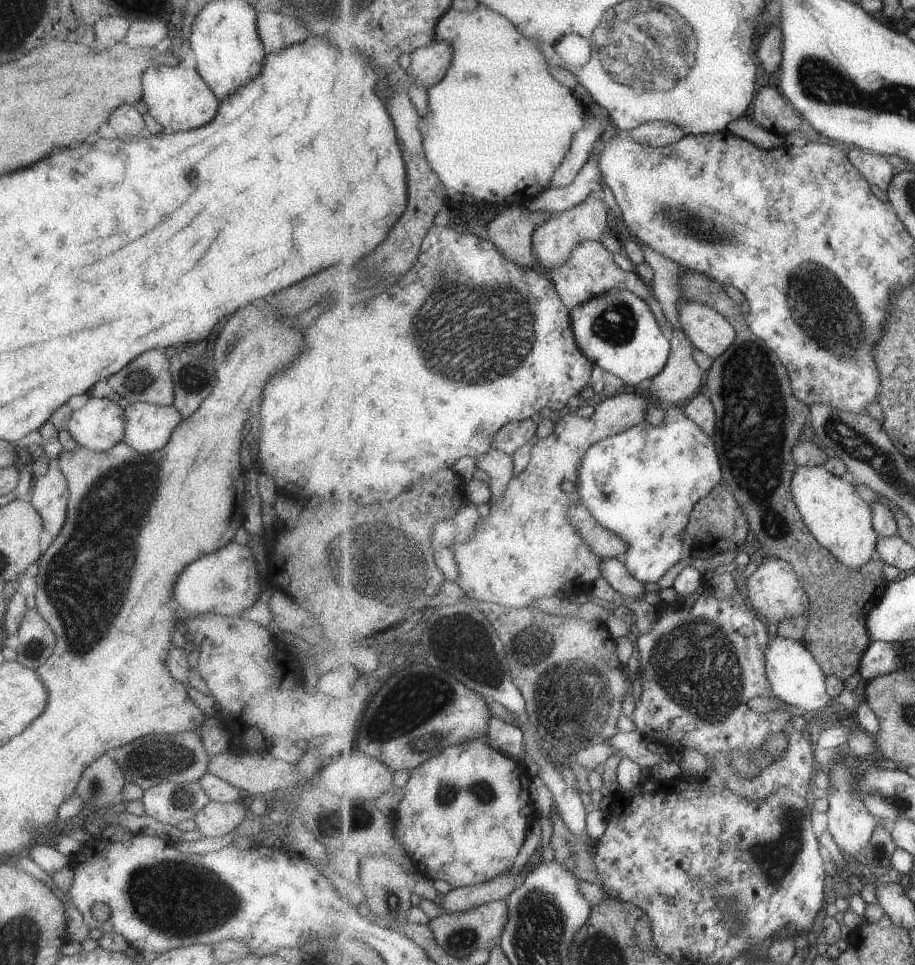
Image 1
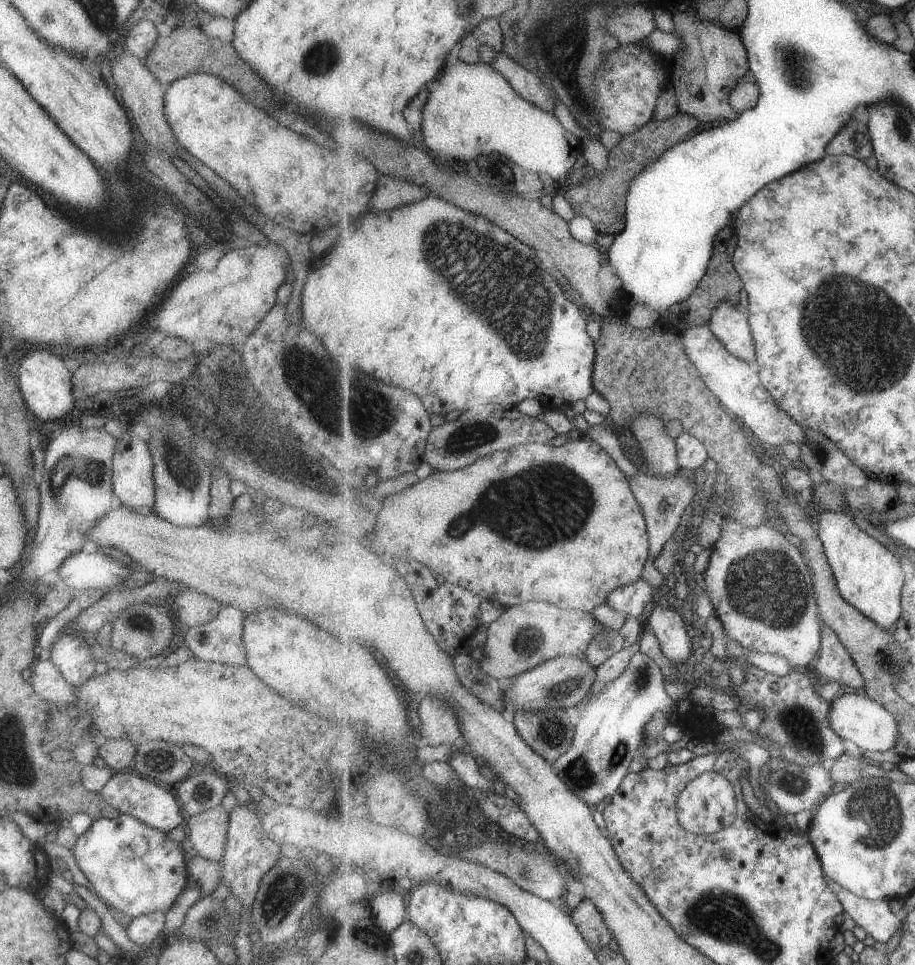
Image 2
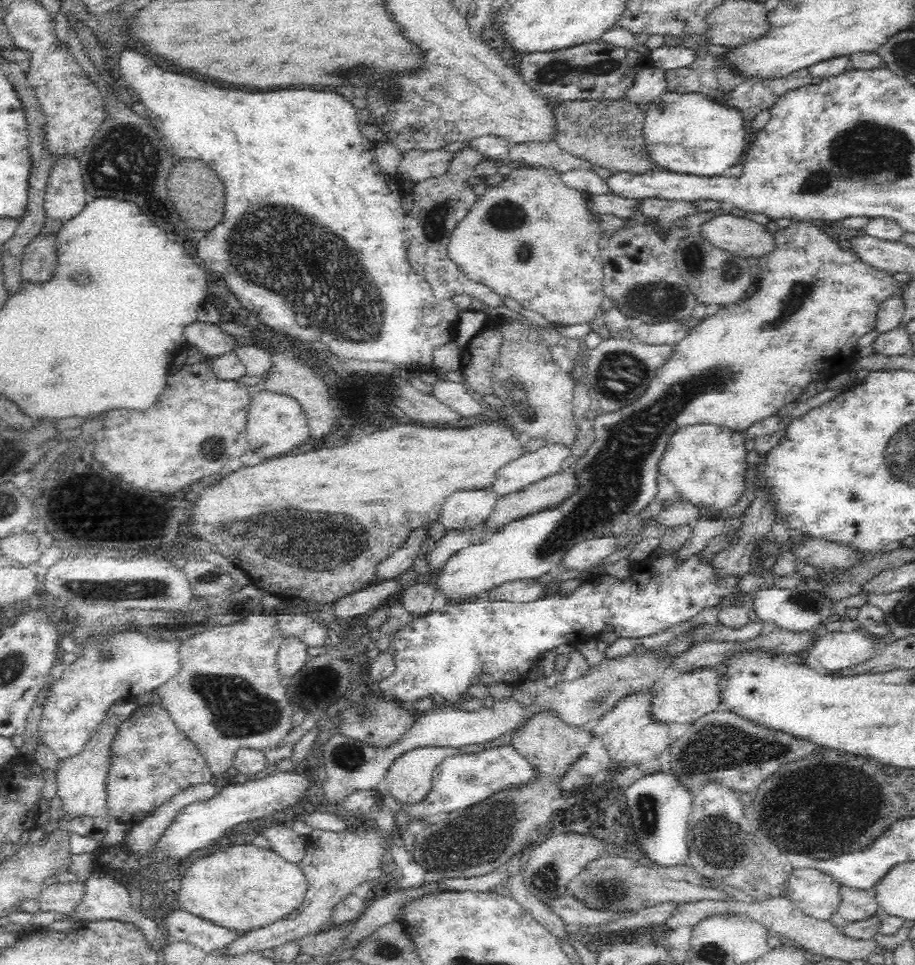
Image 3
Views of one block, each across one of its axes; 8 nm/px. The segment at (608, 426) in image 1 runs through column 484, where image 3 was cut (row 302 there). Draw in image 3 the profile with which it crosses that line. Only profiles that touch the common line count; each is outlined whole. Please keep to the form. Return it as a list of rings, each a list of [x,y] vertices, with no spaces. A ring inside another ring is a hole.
[[[514,166],[512,172],[504,178],[504,182],[500,186],[486,187],[484,194],[480,195],[479,200],[472,206],[468,212],[467,218],[458,223],[454,228],[450,242],[448,242],[448,257],[458,263],[458,267],[465,272],[465,274],[475,282],[482,282],[490,288],[494,289],[501,298],[509,297],[523,308],[534,310],[542,314],[549,322],[562,325],[580,324],[581,322],[590,322],[596,331],[603,338],[608,336],[606,329],[601,328],[599,316],[602,313],[601,304],[606,298],[602,289],[602,278],[604,272],[602,268],[602,257],[599,249],[599,238],[601,235],[601,228],[599,224],[599,216],[594,216],[588,211],[586,201],[584,201],[584,192],[564,184],[561,174],[554,171],[552,168],[532,167],[532,166]]]

